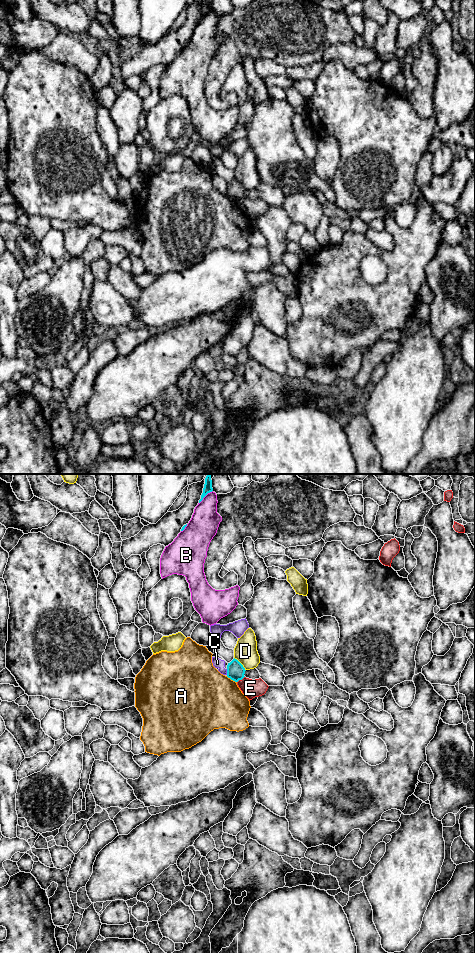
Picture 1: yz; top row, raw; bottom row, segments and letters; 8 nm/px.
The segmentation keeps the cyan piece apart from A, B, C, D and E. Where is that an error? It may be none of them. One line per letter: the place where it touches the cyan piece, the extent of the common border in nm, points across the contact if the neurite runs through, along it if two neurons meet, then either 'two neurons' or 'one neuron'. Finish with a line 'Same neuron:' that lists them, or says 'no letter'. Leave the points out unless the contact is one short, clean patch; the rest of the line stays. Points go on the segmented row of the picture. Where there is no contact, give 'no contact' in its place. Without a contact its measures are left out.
A: yz (231, 679) | 100 nm | along yz (226, 676), (236, 682) | two neurons
B: yz (205, 495) | 160 nm | two neurons
C: yz (227, 672) | 50 nm | along yz (226, 669), (227, 674) | two neurons
D: yz (241, 664) | 140 nm | two neurons
E: yz (240, 679) | 80 nm | along yz (244, 676), (237, 682) | two neurons
Same neuron: no letter

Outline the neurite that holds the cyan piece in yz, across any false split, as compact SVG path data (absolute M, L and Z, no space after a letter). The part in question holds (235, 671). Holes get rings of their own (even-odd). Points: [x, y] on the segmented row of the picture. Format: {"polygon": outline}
{"polygon": "M235 658L227 665L227 677L235 682L245 677L245 671L243 665Z"}

